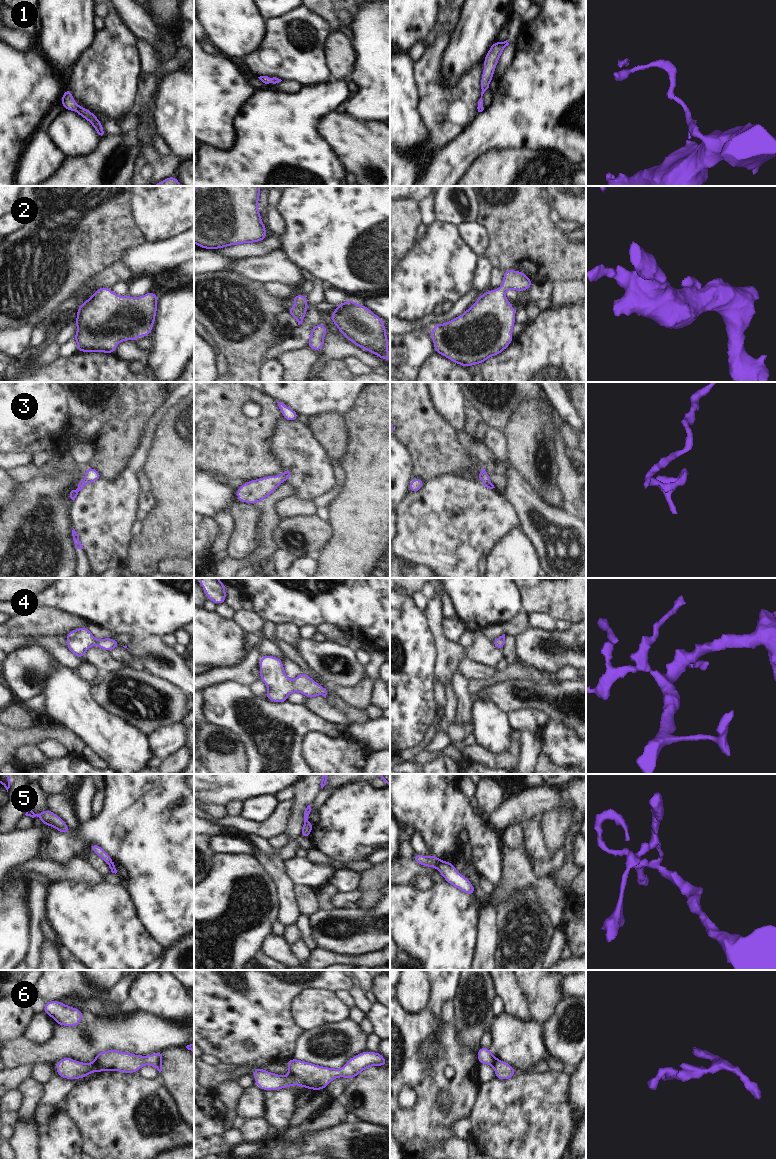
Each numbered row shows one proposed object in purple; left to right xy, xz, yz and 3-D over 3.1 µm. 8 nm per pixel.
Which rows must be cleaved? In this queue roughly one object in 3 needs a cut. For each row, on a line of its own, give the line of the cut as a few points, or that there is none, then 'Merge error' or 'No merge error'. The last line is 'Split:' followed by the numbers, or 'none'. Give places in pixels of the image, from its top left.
1: No split. No merge error
2: No split. No merge error
3: No split. No merge error
4: No split. No merge error
5: Split along yz (441, 861), (435, 867). Merge error
6: Split along xz (290, 1073), (300, 1076), (307, 1087). Merge error
Split: 5, 6

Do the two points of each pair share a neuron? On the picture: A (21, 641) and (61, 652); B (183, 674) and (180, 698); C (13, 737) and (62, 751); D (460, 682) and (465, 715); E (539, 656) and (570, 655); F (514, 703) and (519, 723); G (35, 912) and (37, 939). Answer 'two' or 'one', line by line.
A: one
B: two
C: two
D: one
E: one
F: two
G: one

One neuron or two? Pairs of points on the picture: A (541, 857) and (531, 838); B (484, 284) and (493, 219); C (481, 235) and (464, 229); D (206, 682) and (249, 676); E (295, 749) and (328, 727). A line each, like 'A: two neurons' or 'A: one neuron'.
A: one neuron
B: two neurons
C: one neuron
D: one neuron
E: one neuron

